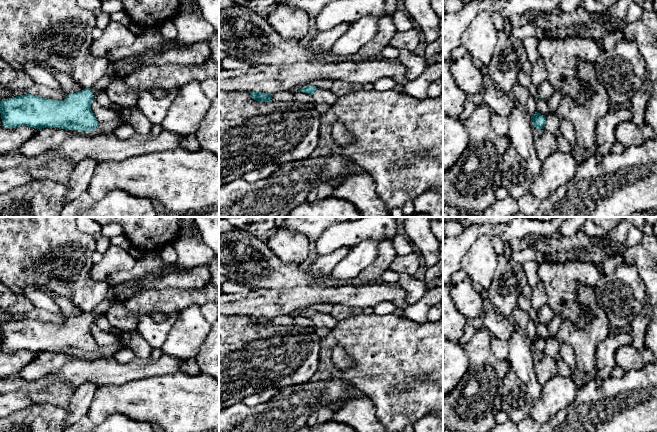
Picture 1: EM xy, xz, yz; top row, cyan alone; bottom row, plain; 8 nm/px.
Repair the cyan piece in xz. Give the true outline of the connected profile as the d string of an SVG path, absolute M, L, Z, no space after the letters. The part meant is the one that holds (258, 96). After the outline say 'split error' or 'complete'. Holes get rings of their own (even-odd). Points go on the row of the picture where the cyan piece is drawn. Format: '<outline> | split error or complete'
M249 91L250 96L252 99L260 102L270 102L271 100L271 95L268 93L262 93L262 92L255 92L255 91Z | complete

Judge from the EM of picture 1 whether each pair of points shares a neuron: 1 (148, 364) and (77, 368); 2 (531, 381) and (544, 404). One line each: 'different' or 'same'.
1: same
2: different

